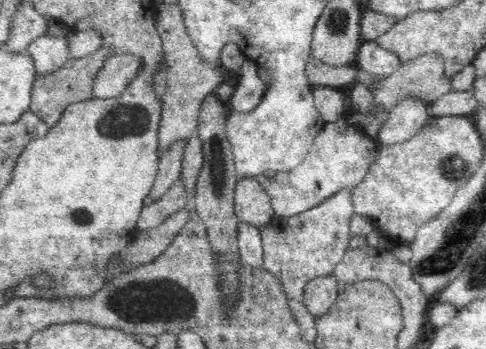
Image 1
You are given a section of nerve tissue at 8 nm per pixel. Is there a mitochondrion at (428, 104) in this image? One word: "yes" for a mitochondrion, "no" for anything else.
no

